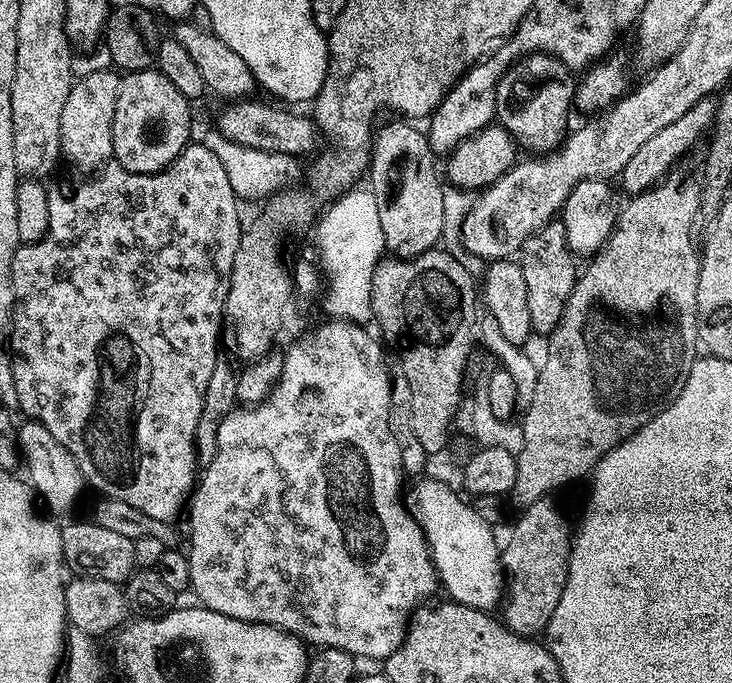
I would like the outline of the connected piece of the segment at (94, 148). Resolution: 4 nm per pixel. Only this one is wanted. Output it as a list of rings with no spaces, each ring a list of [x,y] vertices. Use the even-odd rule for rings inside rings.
[[[112,70],[86,73],[73,83],[70,98],[62,106],[60,151],[63,159],[68,159],[74,167],[96,170],[113,159],[112,123],[119,89],[120,76]]]

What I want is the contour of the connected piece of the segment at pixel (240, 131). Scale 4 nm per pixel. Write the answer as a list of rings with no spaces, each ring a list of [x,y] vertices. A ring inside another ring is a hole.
[[[245,98],[234,100],[223,105],[216,124],[219,135],[230,138],[239,144],[254,146],[258,150],[267,152],[281,152],[287,156],[304,158],[307,152],[315,153],[316,136],[318,140],[318,129],[316,121],[311,115],[299,116],[299,111],[289,110],[284,106],[277,106],[275,103],[263,104],[257,98]]]

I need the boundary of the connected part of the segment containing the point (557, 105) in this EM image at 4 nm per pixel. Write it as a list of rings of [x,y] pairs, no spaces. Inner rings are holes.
[[[531,52],[529,56],[521,56],[505,70],[496,87],[496,120],[521,149],[529,148],[532,154],[555,152],[570,131],[568,111],[574,108],[577,83],[573,69],[564,65],[557,56],[551,56],[548,52]]]

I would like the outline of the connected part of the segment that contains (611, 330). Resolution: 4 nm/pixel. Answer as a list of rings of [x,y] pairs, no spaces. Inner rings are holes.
[[[673,170],[660,183],[644,192],[637,192],[631,197],[628,205],[619,209],[616,218],[616,228],[610,238],[583,265],[582,271],[576,277],[576,285],[564,307],[564,316],[560,325],[550,333],[552,340],[548,344],[548,353],[544,362],[539,365],[537,374],[537,389],[534,390],[533,401],[523,411],[521,446],[515,453],[516,484],[512,487],[510,499],[519,506],[535,504],[559,488],[567,486],[571,480],[579,476],[587,477],[592,469],[606,453],[614,446],[621,444],[627,436],[633,436],[645,422],[657,416],[660,409],[680,391],[685,376],[692,369],[692,363],[698,358],[698,274],[700,273],[700,252],[698,244],[692,241],[692,231],[696,228],[696,220],[700,216],[701,185],[696,184],[688,176],[683,176],[680,170]]]

